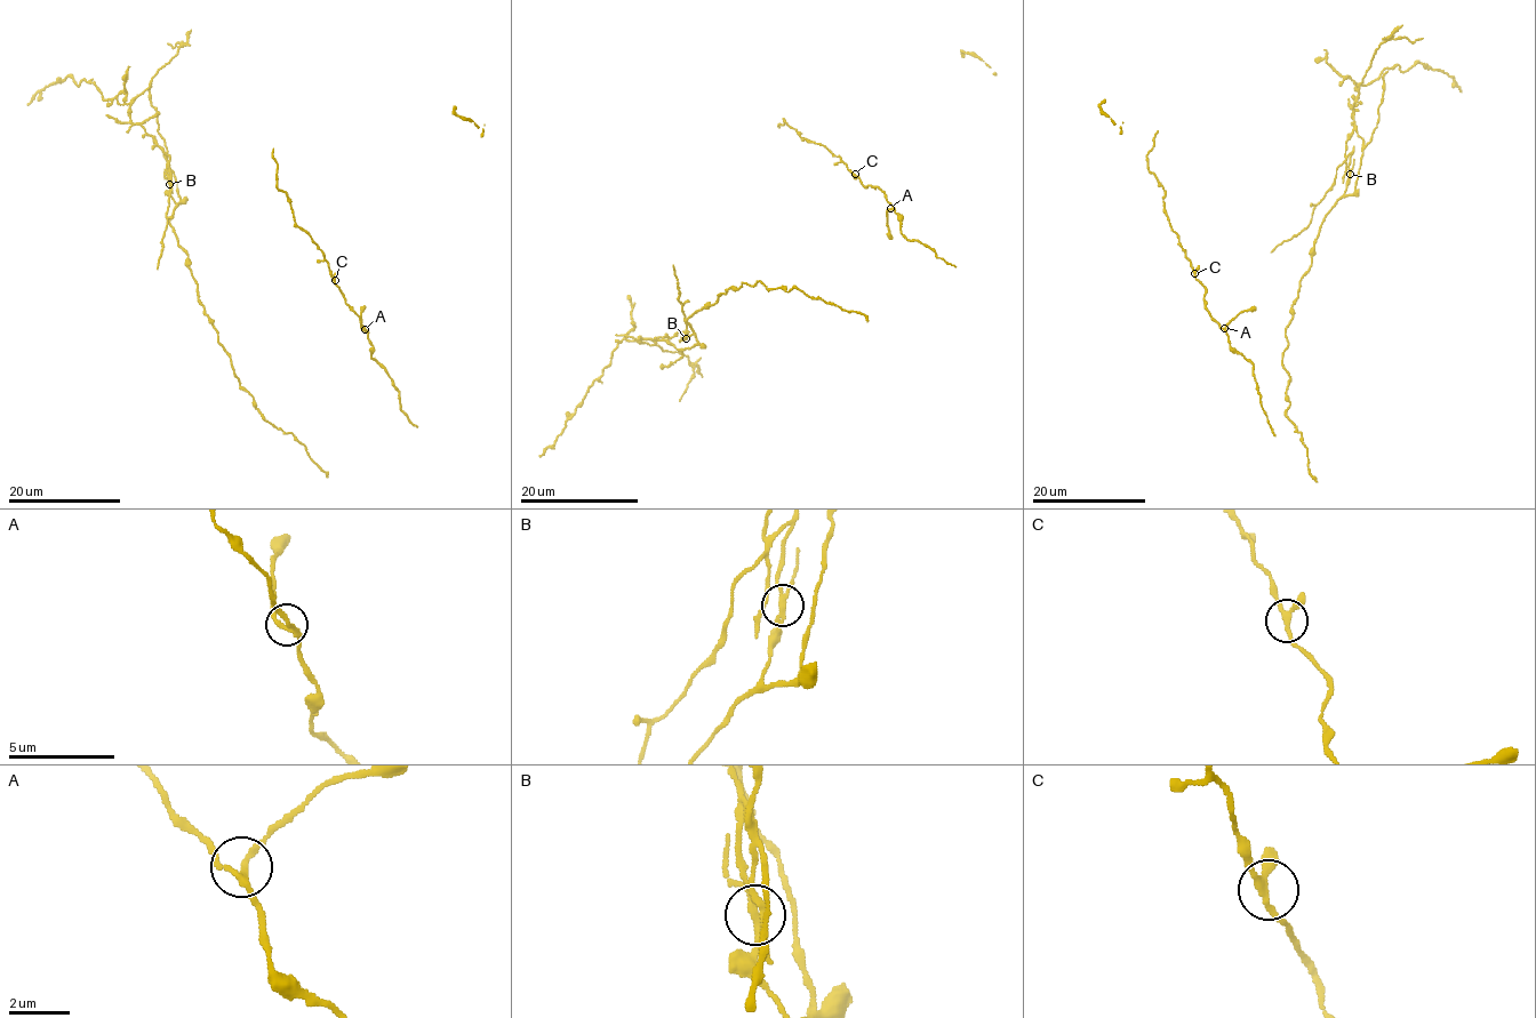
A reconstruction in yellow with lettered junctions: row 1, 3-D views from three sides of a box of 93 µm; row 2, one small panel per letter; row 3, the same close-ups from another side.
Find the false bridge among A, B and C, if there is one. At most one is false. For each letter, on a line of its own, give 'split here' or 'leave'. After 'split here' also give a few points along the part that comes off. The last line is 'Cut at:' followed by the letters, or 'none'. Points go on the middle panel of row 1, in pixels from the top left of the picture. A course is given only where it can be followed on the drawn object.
A: leave
B: split here; foreign part runs (686, 338), (685, 330), (668, 339), (623, 338), (565, 429), (541, 457)
C: leave
Cut at: B

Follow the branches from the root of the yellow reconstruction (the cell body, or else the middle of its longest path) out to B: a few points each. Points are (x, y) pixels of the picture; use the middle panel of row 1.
B: (868, 317), (797, 288), (768, 290), (759, 280), (752, 286), (743, 282), (687, 318), (693, 333), (686, 338)

